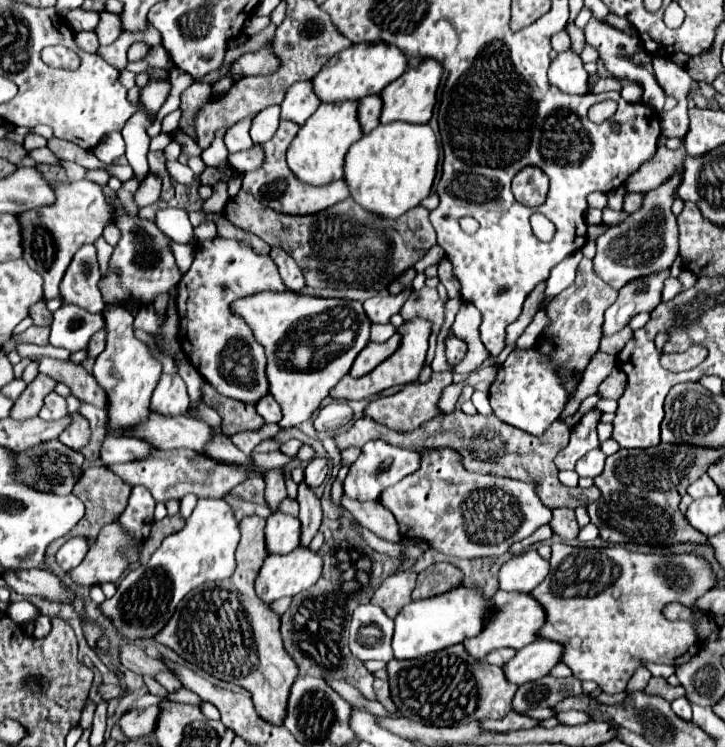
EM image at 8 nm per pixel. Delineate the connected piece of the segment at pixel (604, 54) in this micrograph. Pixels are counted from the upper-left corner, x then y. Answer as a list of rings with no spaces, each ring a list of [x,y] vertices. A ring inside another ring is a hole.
[[[591,19],[591,21],[587,23],[587,27],[585,27],[585,37],[587,37],[587,43],[599,53],[599,59],[603,61],[603,65],[605,65],[605,69],[611,73],[611,77],[615,77],[617,81],[639,81],[639,83],[643,83],[643,87],[645,87],[645,89],[643,89],[643,103],[649,105],[649,107],[653,107],[653,109],[659,111],[659,113],[663,111],[665,93],[661,91],[661,87],[659,87],[659,83],[655,81],[653,73],[649,73],[645,67],[637,67],[637,65],[633,63],[633,59],[631,59],[635,53],[643,51],[639,37],[627,35],[627,33],[623,33],[623,31],[617,31],[617,29],[613,29],[613,27],[605,25],[601,19]]]

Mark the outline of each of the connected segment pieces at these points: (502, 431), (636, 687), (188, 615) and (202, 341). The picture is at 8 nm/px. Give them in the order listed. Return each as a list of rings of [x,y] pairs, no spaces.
[[[455,409],[449,415],[439,415],[431,421],[427,421],[425,425],[421,425],[419,429],[415,429],[411,433],[397,433],[397,431],[391,431],[383,425],[377,425],[369,417],[363,417],[363,419],[357,419],[347,431],[333,435],[333,441],[339,449],[347,449],[353,445],[363,447],[371,439],[383,439],[389,445],[405,447],[405,449],[453,447],[457,451],[461,451],[463,465],[469,471],[505,475],[511,479],[533,483],[537,487],[537,495],[545,507],[549,507],[549,509],[557,509],[557,507],[577,509],[577,507],[587,507],[589,503],[597,501],[601,493],[595,485],[589,489],[579,489],[579,487],[571,489],[571,487],[565,487],[557,479],[559,471],[553,463],[553,457],[569,443],[570,435],[570,430],[562,419],[554,421],[541,437],[533,437],[529,433],[515,429],[515,427],[509,427],[507,423],[501,423],[495,415],[489,415],[489,417],[473,415],[473,417],[469,417],[461,409]]]
[[[645,667],[637,669],[635,675],[629,679],[629,685],[627,685],[627,691],[625,691],[625,693],[631,695],[631,693],[635,693],[635,691],[643,691],[645,685],[649,683],[649,679],[651,679],[651,673],[649,673]]]
[[[251,515],[239,521],[241,541],[237,547],[237,569],[231,577],[209,585],[209,589],[191,591],[179,605],[175,615],[155,637],[157,643],[173,649],[185,661],[201,667],[221,681],[245,687],[253,695],[257,715],[273,725],[283,725],[289,687],[297,679],[297,665],[283,649],[279,633],[279,615],[265,605],[253,589],[253,581],[267,557],[265,551],[265,519]]]
[[[213,237],[195,247],[195,261],[177,285],[177,311],[181,319],[179,341],[189,363],[193,363],[193,367],[201,373],[201,377],[205,377],[221,395],[241,399],[243,403],[253,405],[257,403],[259,397],[269,393],[269,383],[265,377],[265,353],[263,347],[253,339],[253,333],[245,325],[245,321],[229,311],[229,305],[235,299],[257,291],[285,291],[277,265],[273,263],[271,257],[255,255],[249,249],[249,245],[223,237]]]

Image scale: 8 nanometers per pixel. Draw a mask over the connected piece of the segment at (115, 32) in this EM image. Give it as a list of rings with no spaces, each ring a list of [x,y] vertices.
[[[103,11],[101,19],[99,19],[99,25],[95,27],[95,33],[99,37],[101,46],[111,45],[121,35],[121,21],[119,21],[119,17],[115,13]]]

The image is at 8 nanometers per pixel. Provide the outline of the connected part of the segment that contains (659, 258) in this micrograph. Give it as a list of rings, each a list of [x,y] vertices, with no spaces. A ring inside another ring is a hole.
[[[675,171],[661,187],[645,193],[645,203],[641,211],[633,213],[621,225],[609,227],[597,239],[597,253],[593,257],[593,269],[613,289],[623,287],[631,279],[651,275],[655,271],[661,271],[673,265],[679,253],[679,245],[677,245],[677,221],[671,213],[671,203],[673,203],[671,195],[673,195],[673,189],[677,189],[679,181],[681,181],[681,171]],[[619,239],[621,239],[621,247],[619,247]]]

